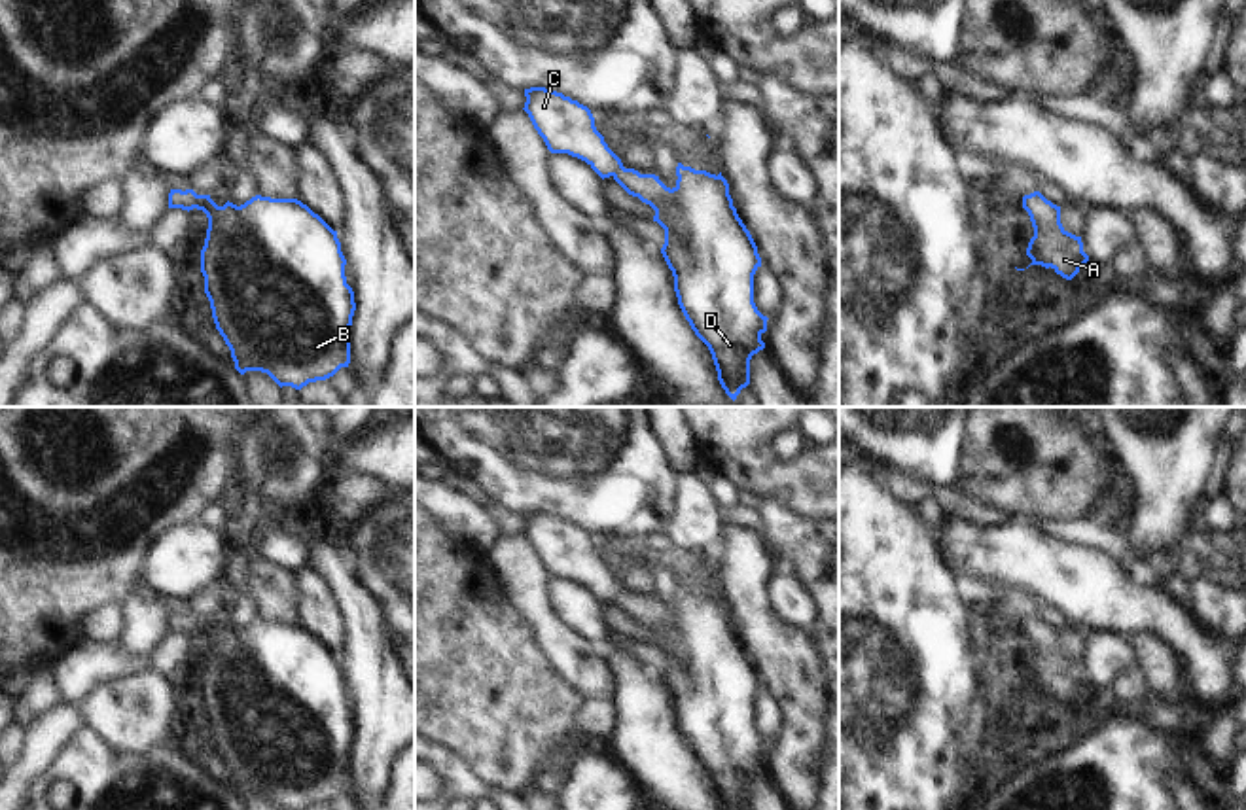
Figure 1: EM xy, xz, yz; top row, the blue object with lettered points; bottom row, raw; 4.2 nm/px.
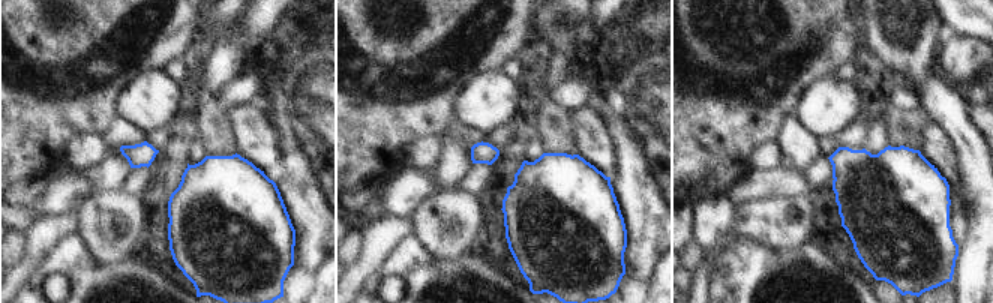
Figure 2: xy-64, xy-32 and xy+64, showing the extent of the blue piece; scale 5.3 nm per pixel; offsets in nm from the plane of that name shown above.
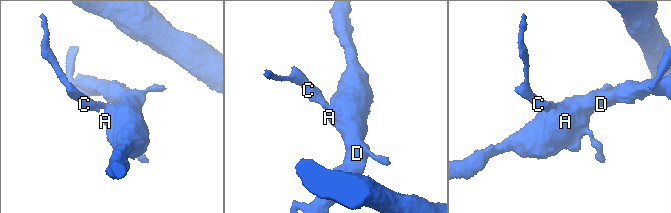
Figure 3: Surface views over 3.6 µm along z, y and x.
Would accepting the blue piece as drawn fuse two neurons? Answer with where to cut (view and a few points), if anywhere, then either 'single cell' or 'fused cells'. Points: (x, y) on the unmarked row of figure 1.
cut none; single cell

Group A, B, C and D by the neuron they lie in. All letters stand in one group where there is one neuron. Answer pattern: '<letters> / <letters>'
A B C D

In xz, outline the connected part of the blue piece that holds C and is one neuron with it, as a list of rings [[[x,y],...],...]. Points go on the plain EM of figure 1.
[[[525,513],[525,536],[551,577],[585,585],[602,604],[614,602],[629,619],[655,634],[653,645],[665,653],[661,678],[672,695],[678,729],[695,759],[708,770],[721,810],[748,810],[750,784],[765,772],[761,759],[767,740],[754,727],[754,698],[761,691],[757,670],[737,638],[729,608],[721,596],[710,598],[678,587],[676,609],[667,611],[655,598],[625,592],[595,551],[591,534],[562,517]]]

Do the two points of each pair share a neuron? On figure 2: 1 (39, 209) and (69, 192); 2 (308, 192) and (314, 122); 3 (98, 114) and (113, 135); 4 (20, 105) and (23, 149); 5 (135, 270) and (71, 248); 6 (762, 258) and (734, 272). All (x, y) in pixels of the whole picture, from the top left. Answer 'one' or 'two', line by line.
1: one
2: two
3: two
4: one
5: one
6: one

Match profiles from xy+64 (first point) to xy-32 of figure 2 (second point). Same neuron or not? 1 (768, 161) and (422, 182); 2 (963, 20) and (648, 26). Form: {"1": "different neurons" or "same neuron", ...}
{"1": "different neurons", "2": "same neuron"}

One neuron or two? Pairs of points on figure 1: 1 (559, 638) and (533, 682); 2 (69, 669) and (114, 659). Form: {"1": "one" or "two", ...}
{"1": "two", "2": "one"}

